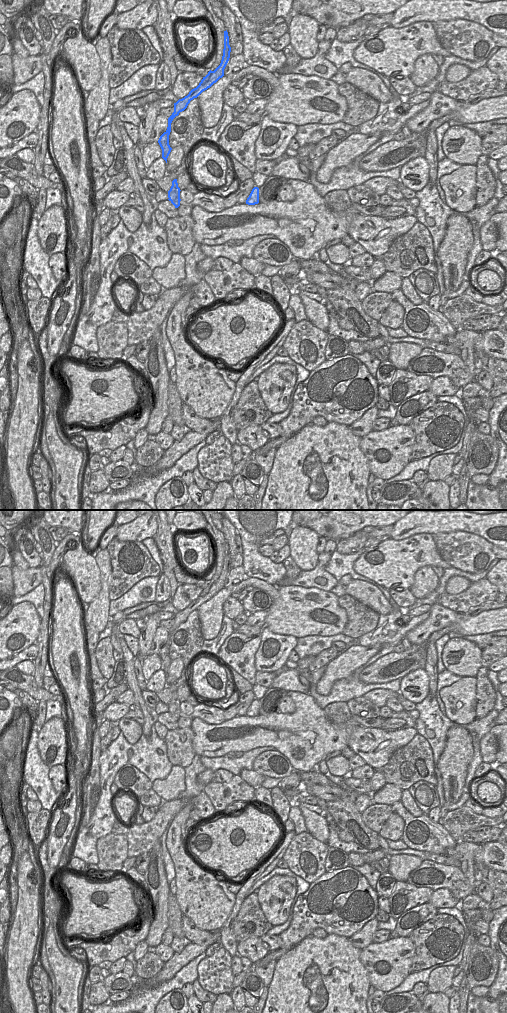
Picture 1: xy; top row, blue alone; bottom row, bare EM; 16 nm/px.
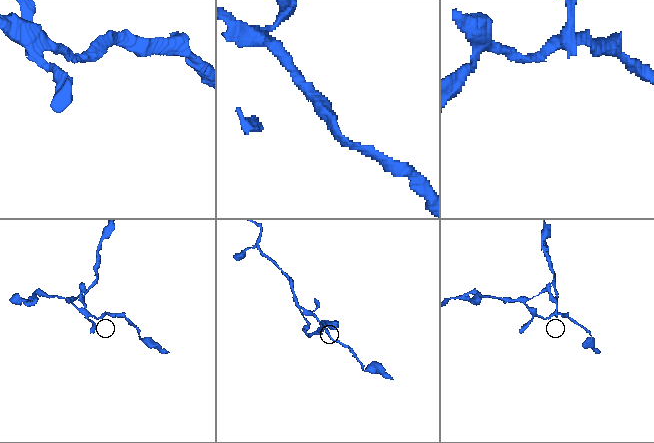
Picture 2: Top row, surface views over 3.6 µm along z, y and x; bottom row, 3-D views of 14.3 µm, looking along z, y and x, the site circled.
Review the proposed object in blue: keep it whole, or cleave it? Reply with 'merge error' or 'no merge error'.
merge error

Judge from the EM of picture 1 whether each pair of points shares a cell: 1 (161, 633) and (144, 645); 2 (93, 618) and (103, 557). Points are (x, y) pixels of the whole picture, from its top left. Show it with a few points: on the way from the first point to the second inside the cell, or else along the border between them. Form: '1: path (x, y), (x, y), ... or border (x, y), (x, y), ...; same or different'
1: border (159, 626), (154, 634), (151, 647), (145, 655); different
2: path (102, 603), (104, 572); same

